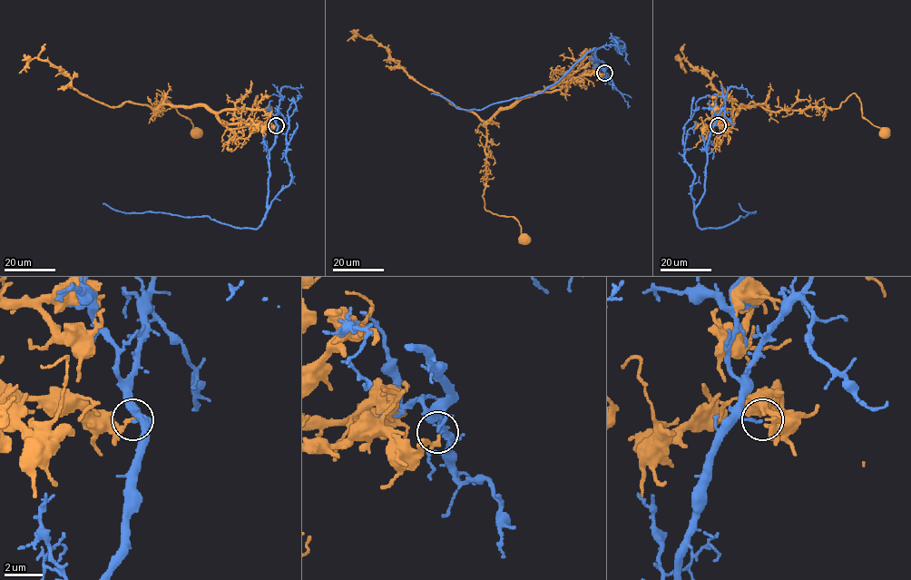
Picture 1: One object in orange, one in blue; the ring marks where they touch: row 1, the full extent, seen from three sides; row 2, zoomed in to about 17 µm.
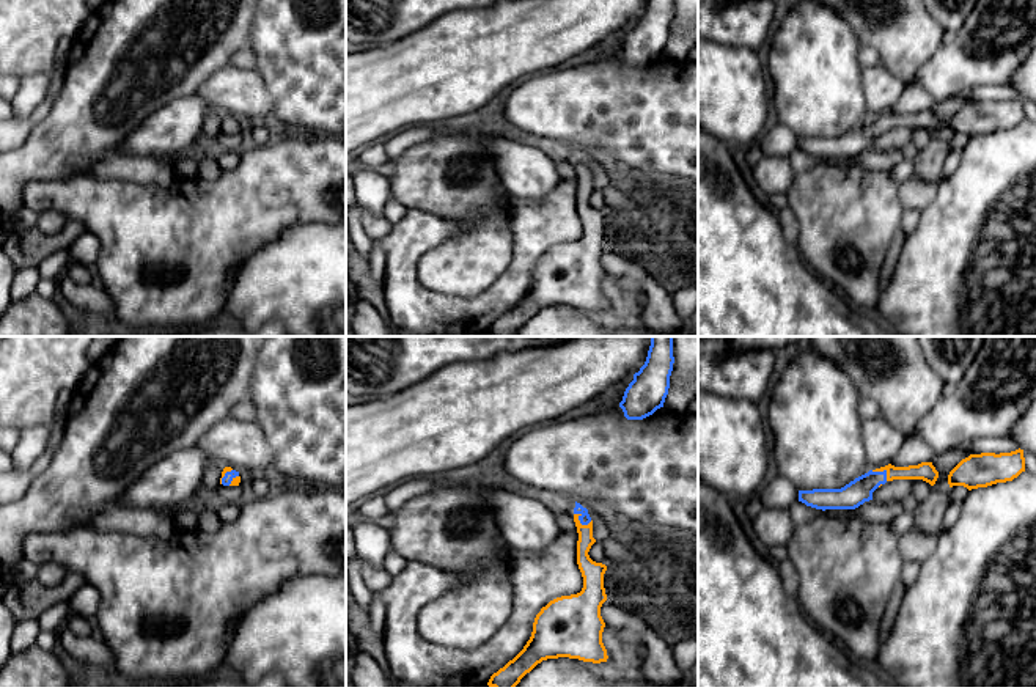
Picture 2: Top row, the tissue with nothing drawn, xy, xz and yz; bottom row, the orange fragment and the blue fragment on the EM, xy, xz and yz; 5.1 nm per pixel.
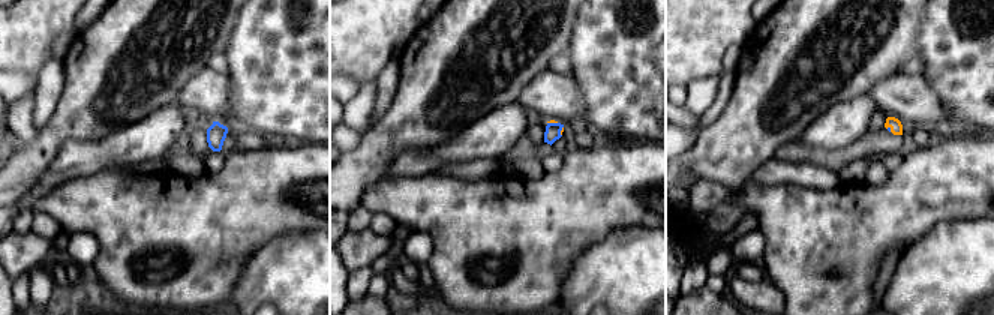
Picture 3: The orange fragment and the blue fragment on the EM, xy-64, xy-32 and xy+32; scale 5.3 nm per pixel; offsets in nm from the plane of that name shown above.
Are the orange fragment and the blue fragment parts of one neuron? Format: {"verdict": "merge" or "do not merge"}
{"verdict": "do not merge"}

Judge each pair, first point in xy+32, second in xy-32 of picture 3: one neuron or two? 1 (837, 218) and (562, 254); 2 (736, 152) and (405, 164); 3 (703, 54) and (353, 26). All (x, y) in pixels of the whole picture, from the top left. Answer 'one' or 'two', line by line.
1: one
2: two
3: one

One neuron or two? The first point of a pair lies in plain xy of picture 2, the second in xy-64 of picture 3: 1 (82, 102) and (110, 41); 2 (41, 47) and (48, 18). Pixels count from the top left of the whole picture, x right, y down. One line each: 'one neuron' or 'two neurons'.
1: one neuron
2: one neuron

